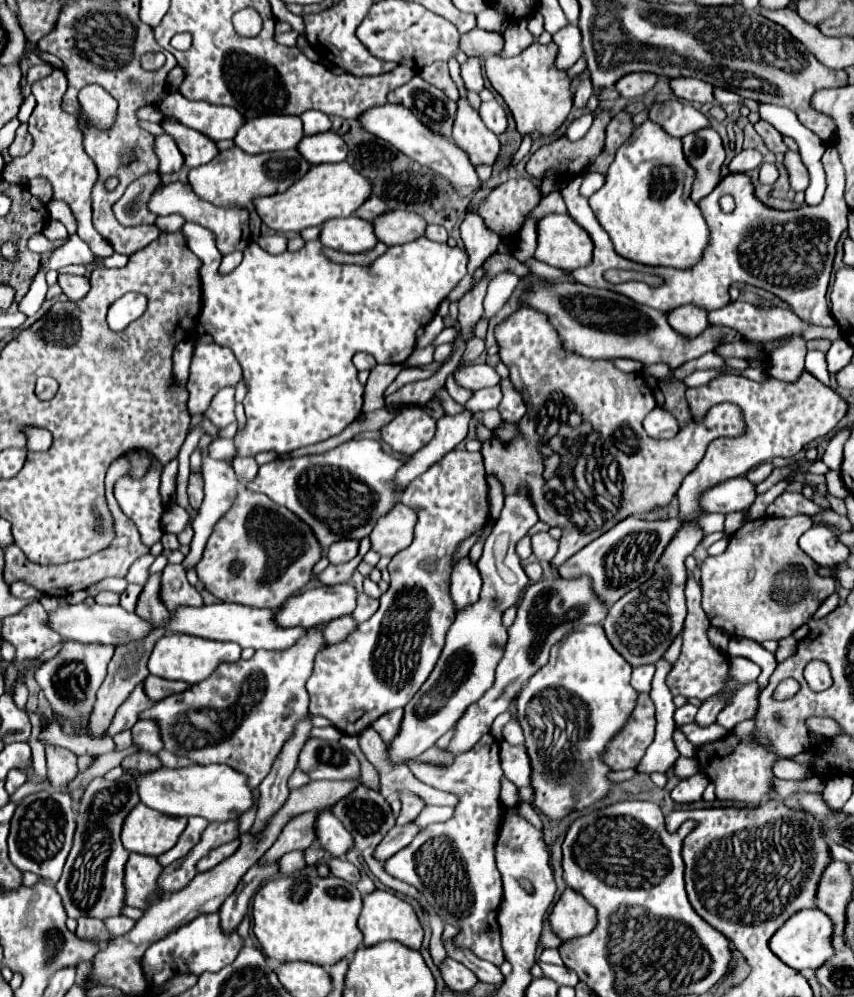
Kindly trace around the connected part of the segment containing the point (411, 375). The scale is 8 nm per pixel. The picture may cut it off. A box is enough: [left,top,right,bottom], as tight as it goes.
[384,367,434,395]

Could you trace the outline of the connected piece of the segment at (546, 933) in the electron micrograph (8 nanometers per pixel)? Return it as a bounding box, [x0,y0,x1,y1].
[538,919,562,949]

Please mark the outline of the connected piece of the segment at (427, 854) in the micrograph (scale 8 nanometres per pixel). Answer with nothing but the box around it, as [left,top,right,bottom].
[384,733,506,967]

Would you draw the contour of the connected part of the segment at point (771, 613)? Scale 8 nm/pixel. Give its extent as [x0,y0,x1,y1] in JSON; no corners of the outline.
[702,515,834,643]

